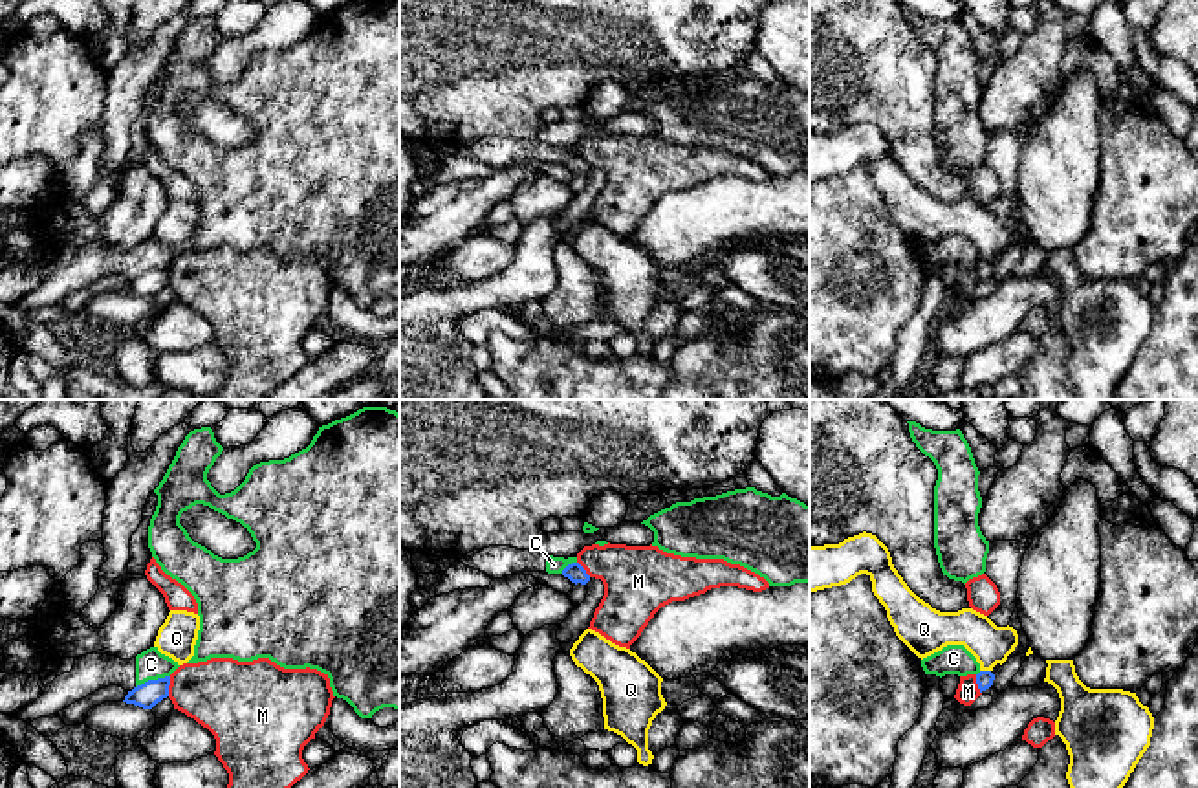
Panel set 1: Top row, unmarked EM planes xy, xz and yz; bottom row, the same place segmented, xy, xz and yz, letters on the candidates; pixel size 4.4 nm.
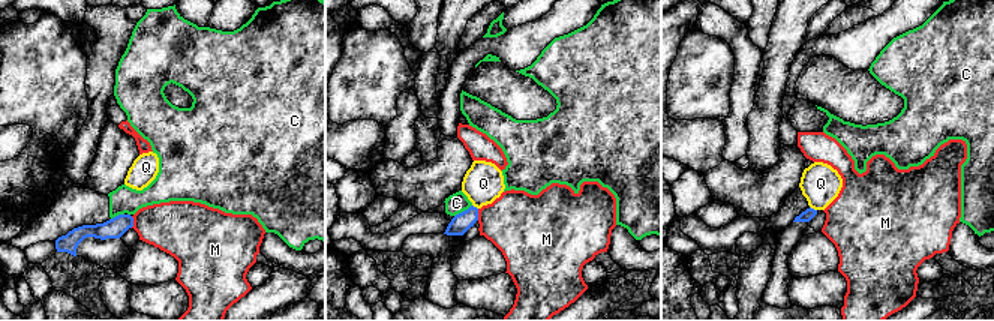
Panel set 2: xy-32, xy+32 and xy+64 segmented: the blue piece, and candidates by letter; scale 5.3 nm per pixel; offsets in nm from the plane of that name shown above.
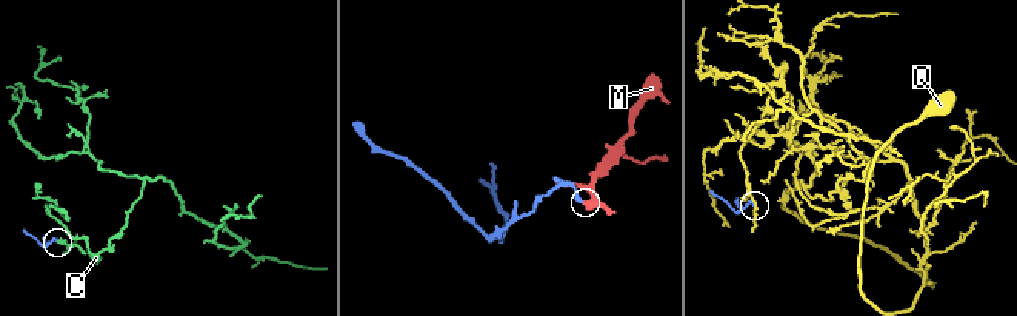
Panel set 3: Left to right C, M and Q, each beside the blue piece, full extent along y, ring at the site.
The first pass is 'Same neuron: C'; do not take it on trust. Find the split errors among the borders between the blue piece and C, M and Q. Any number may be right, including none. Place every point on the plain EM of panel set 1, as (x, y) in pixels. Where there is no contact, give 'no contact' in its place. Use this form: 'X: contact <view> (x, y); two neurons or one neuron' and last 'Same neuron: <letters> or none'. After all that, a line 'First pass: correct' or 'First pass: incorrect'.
C: contact xy (152, 270); two neurons
M: contact xy (169, 273); two neurons
Q: contact yz (986, 261); two neurons
Same neuron: none
First pass: incorrect

